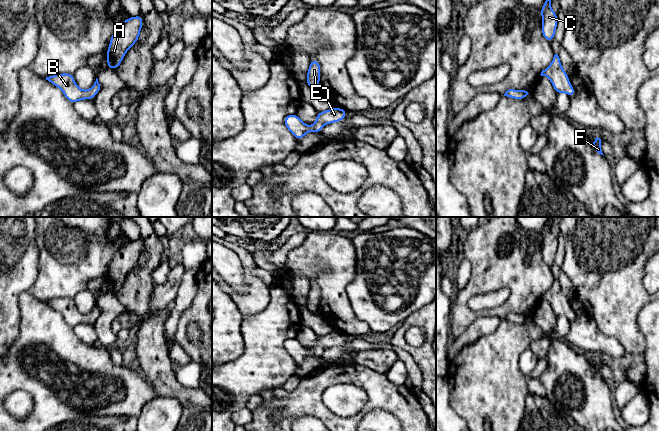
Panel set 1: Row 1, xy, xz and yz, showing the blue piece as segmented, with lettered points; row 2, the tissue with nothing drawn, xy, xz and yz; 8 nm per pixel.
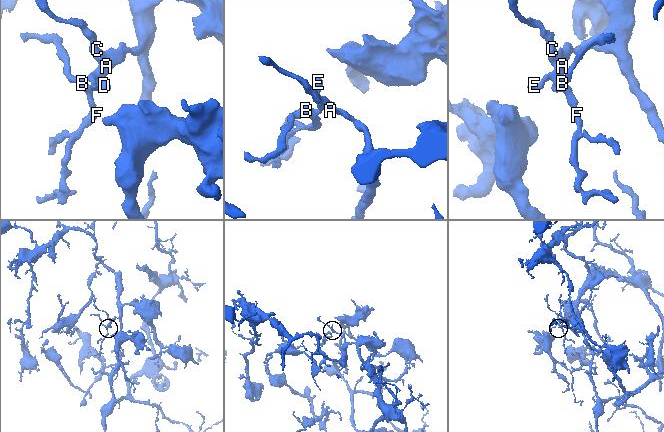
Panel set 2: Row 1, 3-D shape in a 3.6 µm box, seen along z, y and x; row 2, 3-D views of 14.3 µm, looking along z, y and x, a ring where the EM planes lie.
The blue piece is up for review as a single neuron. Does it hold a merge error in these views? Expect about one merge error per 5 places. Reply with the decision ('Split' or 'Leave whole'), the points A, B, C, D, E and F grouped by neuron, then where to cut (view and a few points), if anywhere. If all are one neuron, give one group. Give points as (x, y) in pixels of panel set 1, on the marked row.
Leave whole. Groups: A B C D E F. No split

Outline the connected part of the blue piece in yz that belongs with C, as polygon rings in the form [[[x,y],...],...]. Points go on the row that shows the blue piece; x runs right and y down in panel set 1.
[[[546,0],[541,8],[542,35],[549,43],[554,40],[555,31],[558,24],[557,13],[551,9],[551,0]]]

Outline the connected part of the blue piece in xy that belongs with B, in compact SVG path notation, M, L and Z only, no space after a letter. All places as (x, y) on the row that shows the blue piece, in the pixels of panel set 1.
M61 73L46 77L51 84L60 88L68 101L75 104L79 100L88 99L92 100L100 90L98 79L94 82L89 90L80 89L74 79L73 74Z

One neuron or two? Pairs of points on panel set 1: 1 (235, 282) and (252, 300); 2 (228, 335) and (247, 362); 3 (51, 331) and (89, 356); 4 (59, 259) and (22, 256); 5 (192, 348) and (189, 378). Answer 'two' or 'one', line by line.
1: two
2: two
3: one
4: two
5: two

